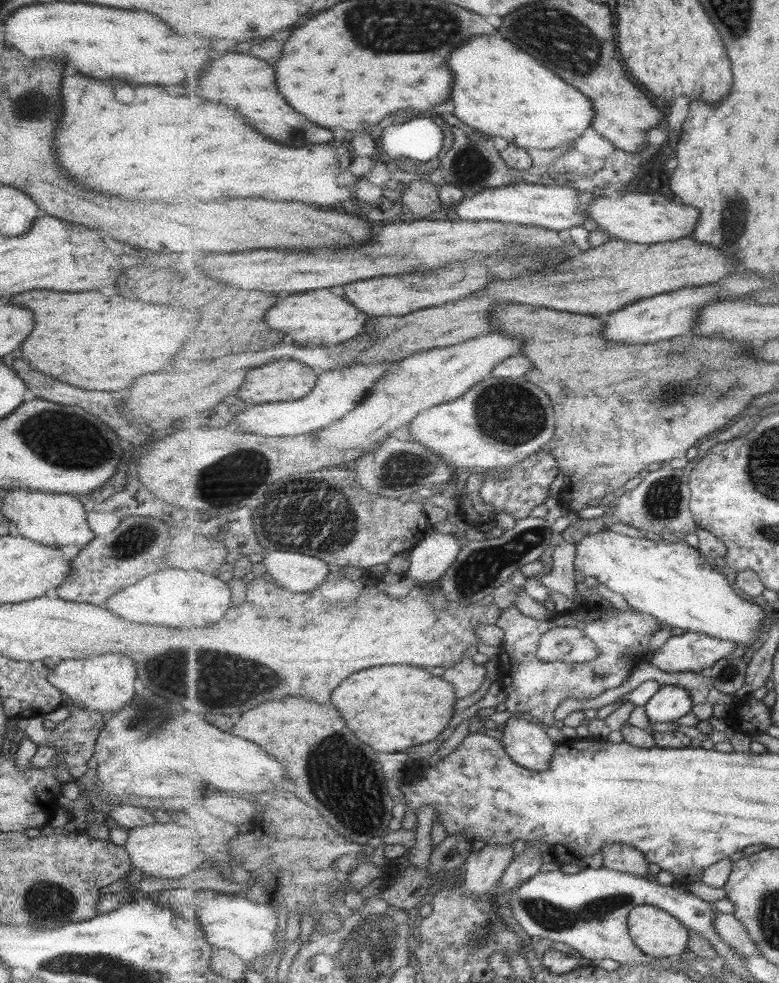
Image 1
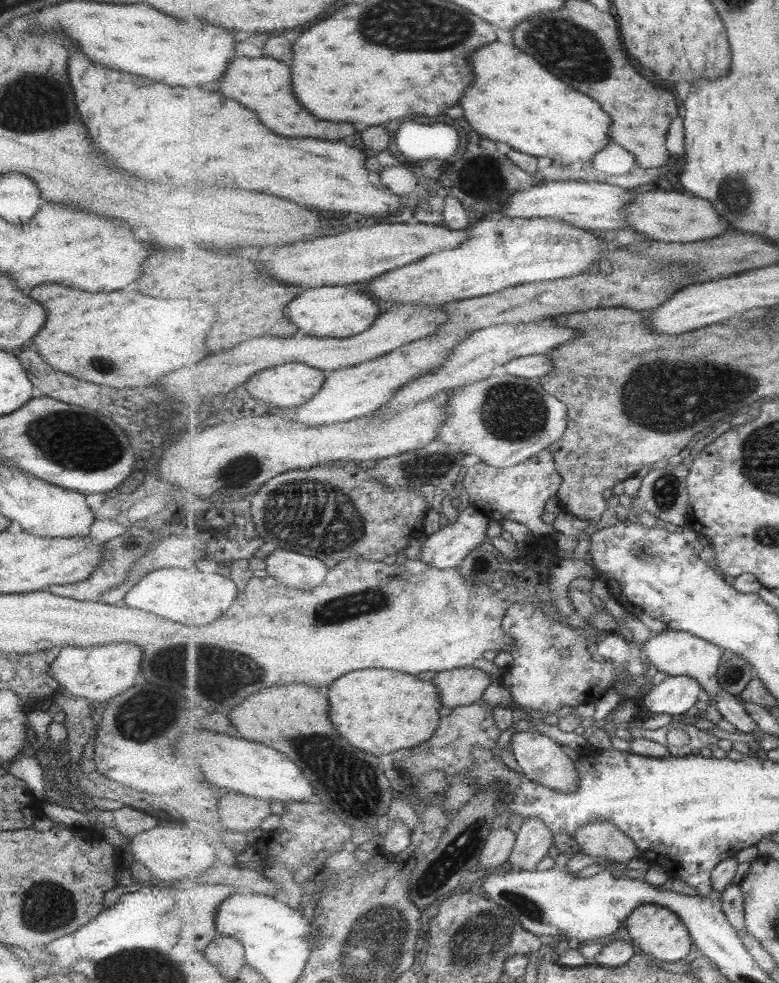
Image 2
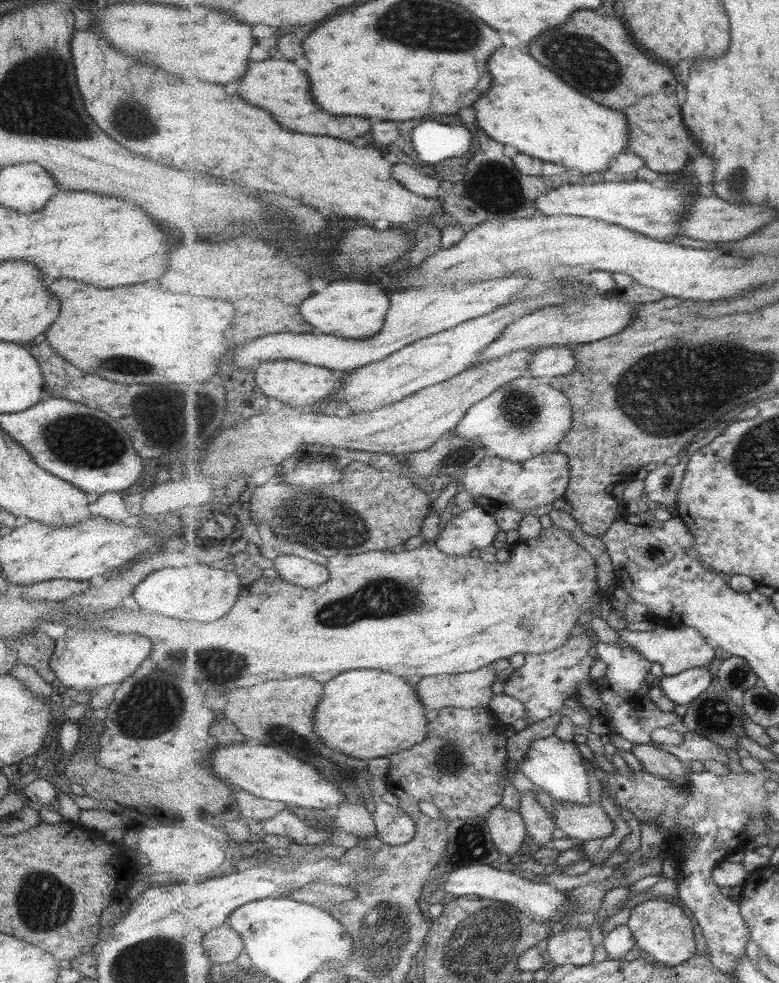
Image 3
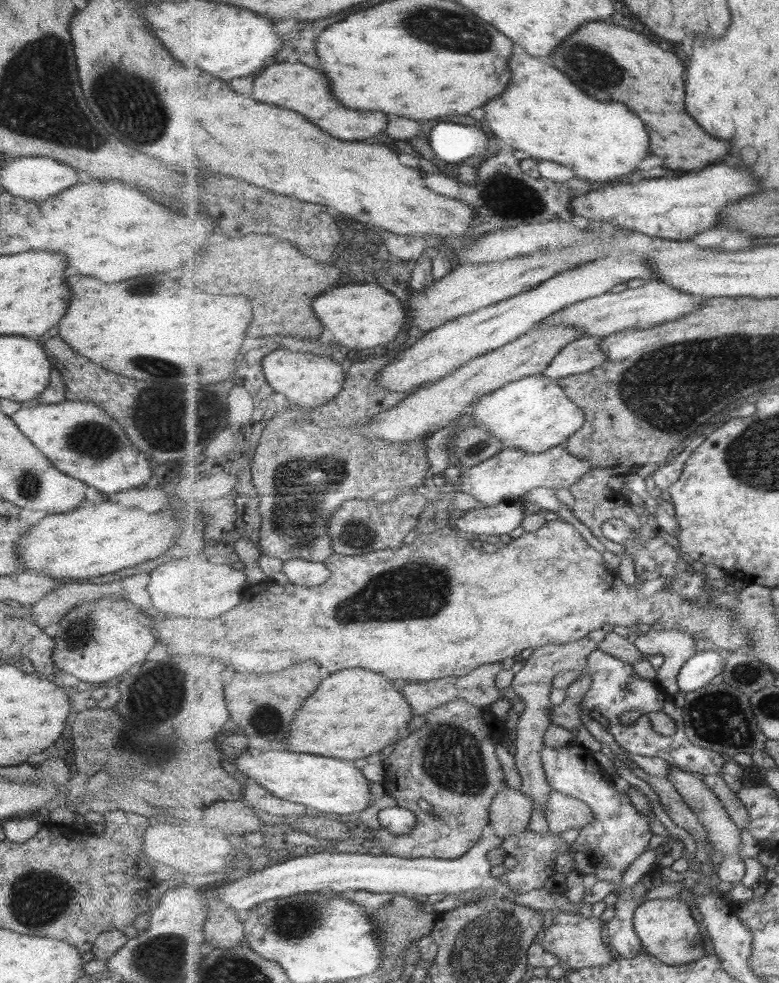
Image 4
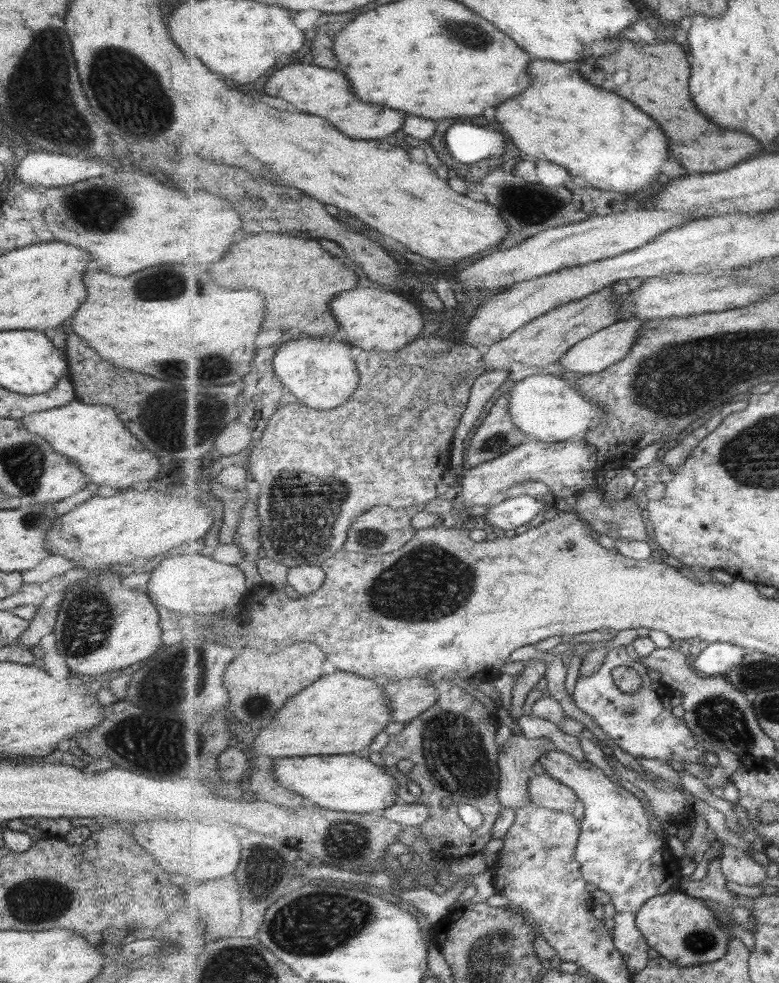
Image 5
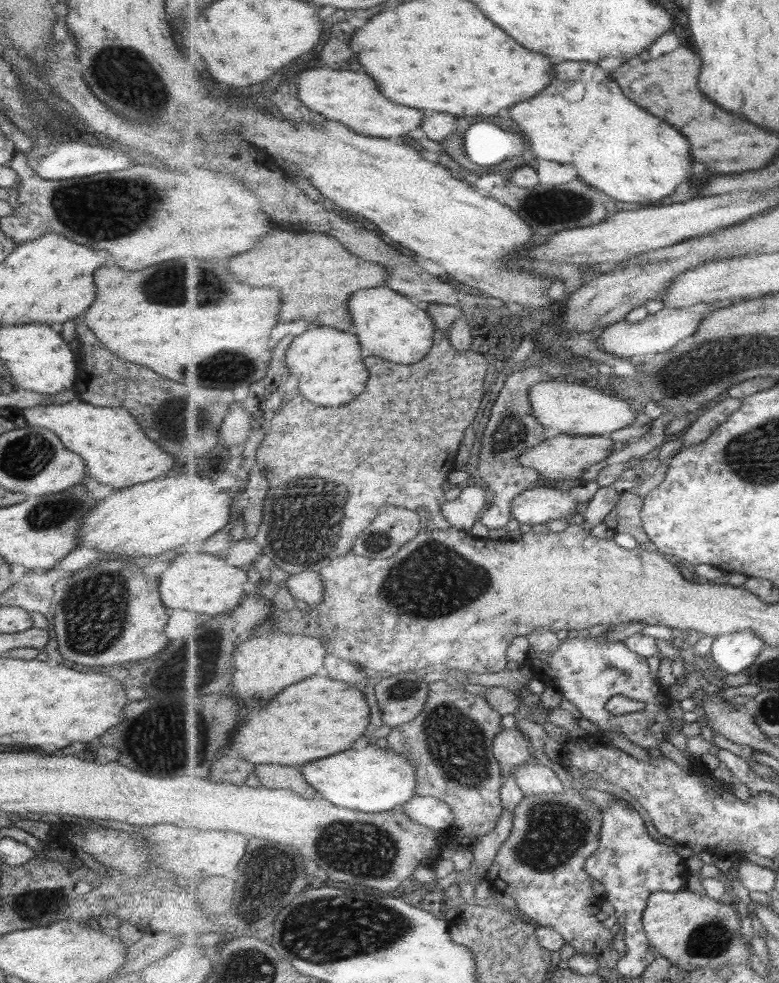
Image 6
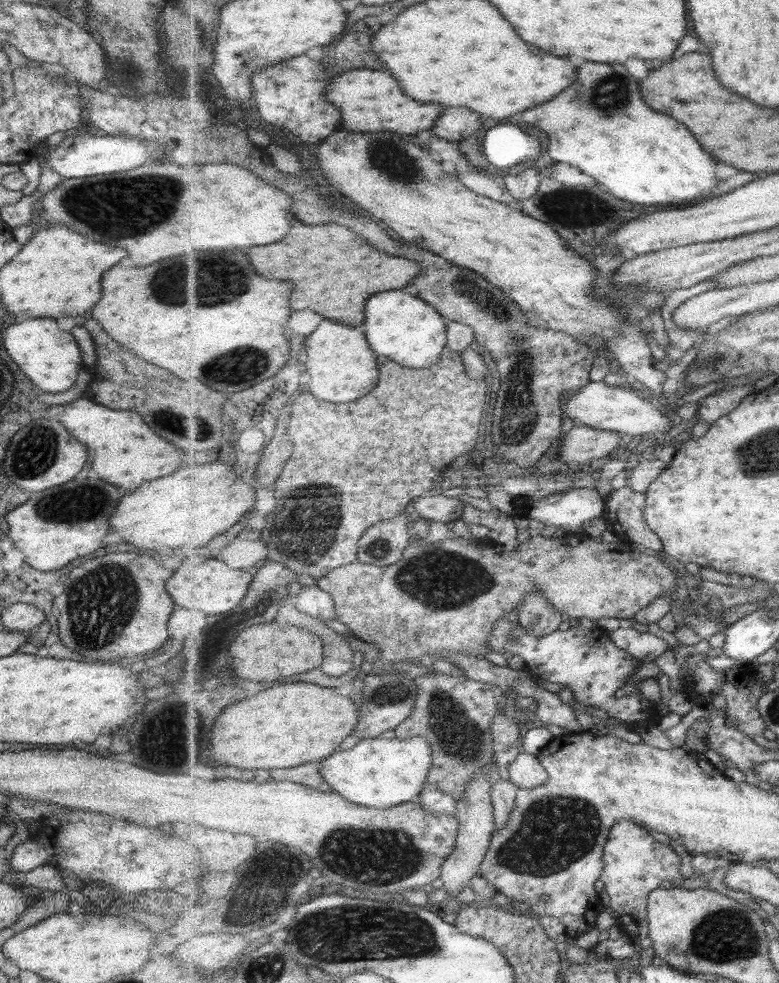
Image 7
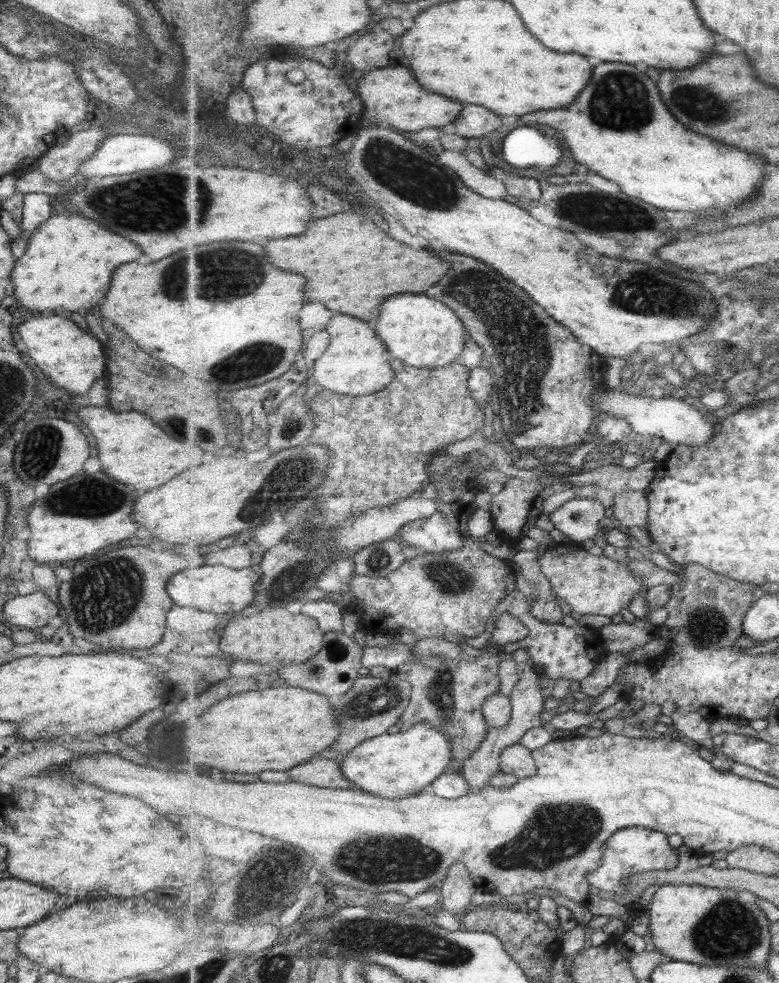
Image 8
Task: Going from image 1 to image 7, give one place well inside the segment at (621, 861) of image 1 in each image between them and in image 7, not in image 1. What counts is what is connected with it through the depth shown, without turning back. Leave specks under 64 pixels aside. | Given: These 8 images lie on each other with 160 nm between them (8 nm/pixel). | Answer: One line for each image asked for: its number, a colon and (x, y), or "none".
2: (602, 838)
3: (578, 821)
4: (564, 812)
5: (544, 790)
6: (533, 778)
7: (527, 771)

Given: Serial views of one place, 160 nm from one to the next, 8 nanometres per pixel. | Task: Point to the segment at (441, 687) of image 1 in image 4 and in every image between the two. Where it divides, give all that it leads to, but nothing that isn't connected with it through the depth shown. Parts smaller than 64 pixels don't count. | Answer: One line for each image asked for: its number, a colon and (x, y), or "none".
2: (367, 708)
3: (368, 713)
4: (357, 712)

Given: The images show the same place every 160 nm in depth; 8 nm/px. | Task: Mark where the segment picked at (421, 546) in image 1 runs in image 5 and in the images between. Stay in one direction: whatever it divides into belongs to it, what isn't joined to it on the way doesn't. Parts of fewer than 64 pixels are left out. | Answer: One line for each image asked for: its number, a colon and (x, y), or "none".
2: (447, 548)
3: (467, 532)
4: (485, 522)
5: (510, 513)

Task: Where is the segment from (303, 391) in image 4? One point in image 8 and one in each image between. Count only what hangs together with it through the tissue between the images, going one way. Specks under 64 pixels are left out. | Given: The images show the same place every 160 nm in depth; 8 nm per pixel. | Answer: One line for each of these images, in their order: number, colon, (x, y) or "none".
5: (323, 374)
6: (329, 363)
7: (340, 367)
8: (355, 361)

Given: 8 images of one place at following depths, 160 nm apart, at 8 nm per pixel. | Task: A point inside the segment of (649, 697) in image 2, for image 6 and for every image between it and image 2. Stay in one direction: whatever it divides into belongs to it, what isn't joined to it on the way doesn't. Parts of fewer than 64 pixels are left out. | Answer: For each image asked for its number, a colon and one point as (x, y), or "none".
3: (684, 688)
4: (697, 672)
5: (718, 658)
6: (733, 653)

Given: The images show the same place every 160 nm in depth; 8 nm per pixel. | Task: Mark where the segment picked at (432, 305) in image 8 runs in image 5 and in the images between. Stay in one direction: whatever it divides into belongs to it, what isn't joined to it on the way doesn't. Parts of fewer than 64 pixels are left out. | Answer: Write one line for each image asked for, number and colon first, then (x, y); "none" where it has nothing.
5: (375, 319)
6: (390, 325)
7: (403, 327)

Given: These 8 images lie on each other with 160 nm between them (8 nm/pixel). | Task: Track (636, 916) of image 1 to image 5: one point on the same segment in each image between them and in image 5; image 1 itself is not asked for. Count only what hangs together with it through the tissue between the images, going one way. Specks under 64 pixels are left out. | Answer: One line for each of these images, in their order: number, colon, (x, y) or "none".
2: (658, 931)
3: (663, 928)
4: (667, 928)
5: (678, 926)

